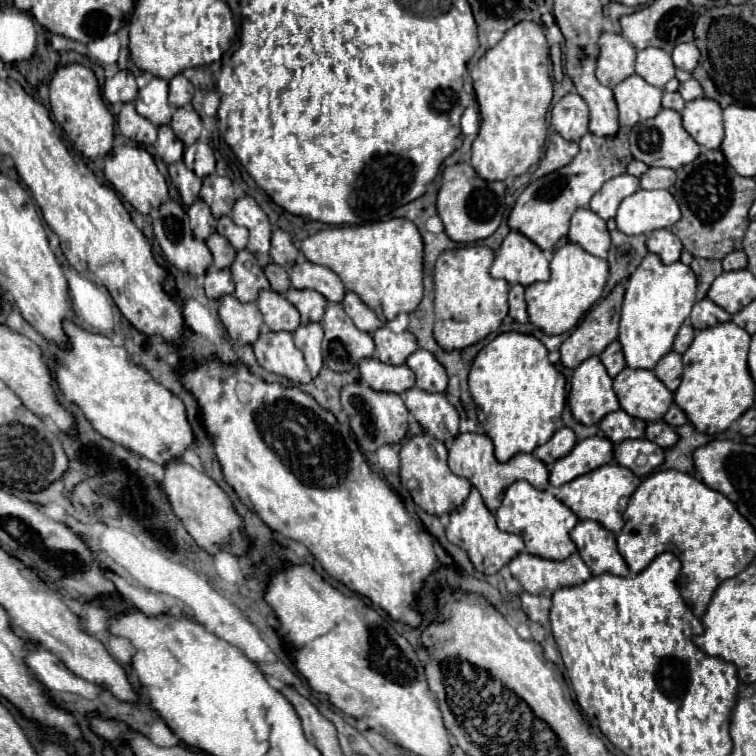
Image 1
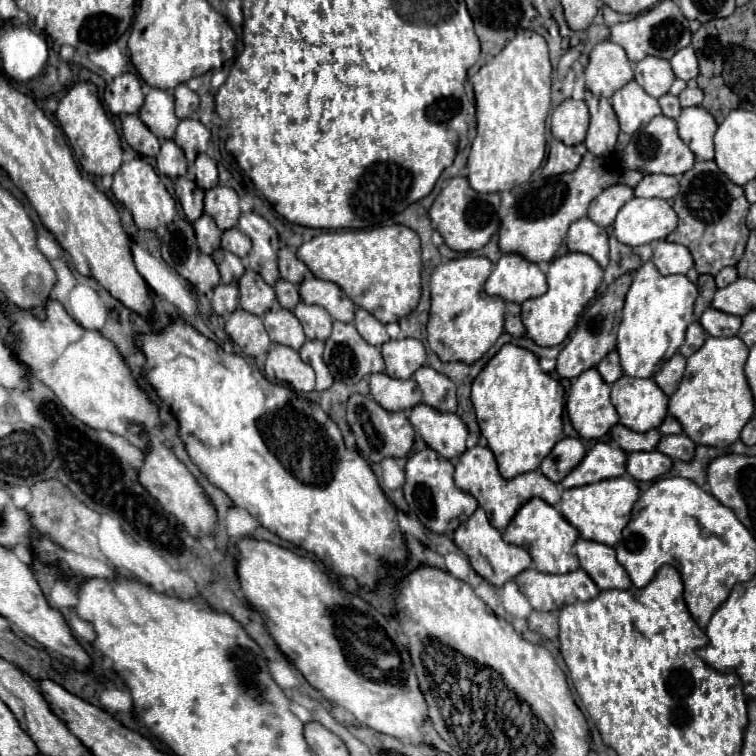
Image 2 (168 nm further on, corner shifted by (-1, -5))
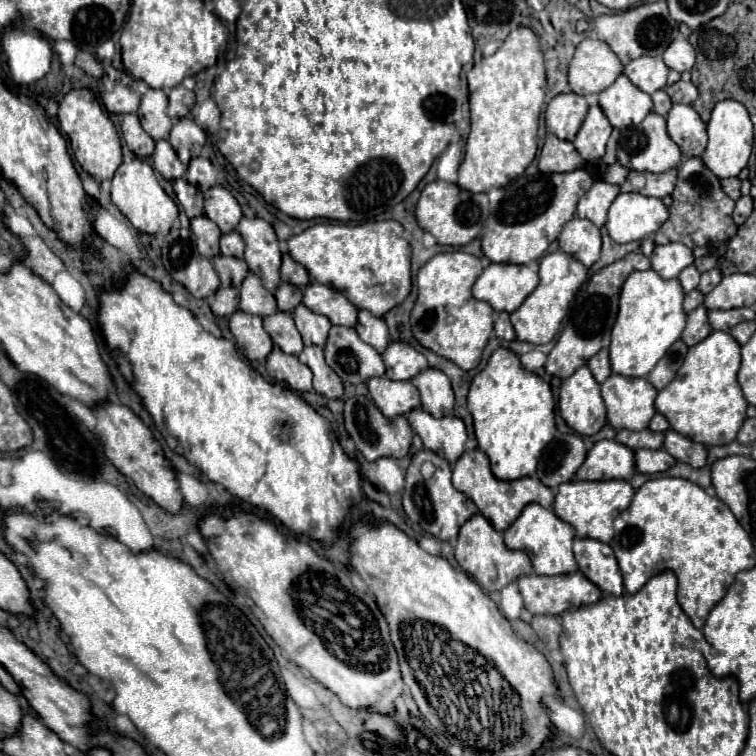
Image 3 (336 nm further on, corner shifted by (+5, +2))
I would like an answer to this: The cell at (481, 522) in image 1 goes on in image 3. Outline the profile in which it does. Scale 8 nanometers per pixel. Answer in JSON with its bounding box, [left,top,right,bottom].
[455,515,533,591]

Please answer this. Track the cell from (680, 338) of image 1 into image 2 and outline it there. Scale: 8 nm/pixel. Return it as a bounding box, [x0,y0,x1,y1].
[679,322,707,358]

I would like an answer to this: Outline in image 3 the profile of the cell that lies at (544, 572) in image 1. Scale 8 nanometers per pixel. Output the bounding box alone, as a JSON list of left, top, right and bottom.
[517,573,603,615]

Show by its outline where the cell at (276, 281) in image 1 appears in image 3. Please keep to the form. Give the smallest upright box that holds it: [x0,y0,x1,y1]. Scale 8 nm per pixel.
[275,283,301,311]

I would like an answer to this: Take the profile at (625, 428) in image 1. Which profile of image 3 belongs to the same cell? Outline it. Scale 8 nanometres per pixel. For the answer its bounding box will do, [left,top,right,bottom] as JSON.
[617,429,665,449]

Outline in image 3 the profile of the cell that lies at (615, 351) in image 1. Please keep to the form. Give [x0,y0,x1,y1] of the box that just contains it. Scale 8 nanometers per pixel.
[587,349,611,383]

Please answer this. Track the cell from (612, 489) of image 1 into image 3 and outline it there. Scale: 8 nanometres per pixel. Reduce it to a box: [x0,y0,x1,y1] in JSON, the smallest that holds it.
[553,479,633,543]

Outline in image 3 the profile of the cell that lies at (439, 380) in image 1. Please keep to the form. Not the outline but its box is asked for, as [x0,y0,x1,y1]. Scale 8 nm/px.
[411,369,453,417]

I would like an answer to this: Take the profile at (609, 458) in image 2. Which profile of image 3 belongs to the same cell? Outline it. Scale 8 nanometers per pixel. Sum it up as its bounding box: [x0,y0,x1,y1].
[575,441,635,481]

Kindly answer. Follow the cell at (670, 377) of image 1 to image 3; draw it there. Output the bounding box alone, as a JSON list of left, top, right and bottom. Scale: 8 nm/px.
[647,339,687,391]

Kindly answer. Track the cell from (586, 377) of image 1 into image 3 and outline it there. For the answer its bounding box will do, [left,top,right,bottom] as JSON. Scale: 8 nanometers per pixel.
[559,365,607,435]

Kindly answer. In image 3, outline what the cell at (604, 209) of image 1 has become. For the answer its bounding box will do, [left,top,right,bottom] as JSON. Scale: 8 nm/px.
[577,179,619,227]

